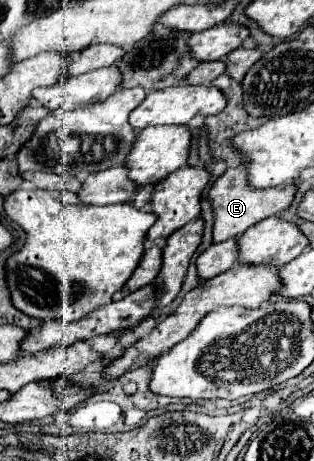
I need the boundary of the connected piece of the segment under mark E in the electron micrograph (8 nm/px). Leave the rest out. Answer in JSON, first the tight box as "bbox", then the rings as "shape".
{"bbox":[209,164,297,242],"shape":[[[245,164],[229,168],[209,190],[209,198],[215,210],[215,226],[213,226],[213,242],[223,242],[233,236],[241,236],[247,228],[257,224],[257,220],[265,220],[269,216],[279,214],[289,208],[297,194],[295,184],[277,186],[277,188],[249,188],[249,180],[245,180]]]}

